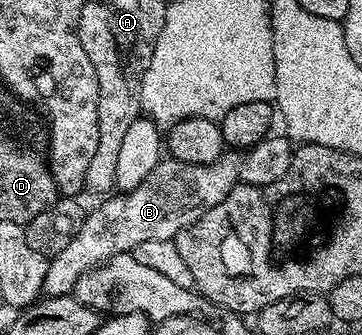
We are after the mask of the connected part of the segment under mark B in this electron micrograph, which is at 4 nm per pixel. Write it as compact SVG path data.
M225 152L210 164L186 164L177 158L165 157L138 188L116 196L120 198L105 197L97 210L89 209L85 213L78 236L74 236L62 252L51 255L43 293L50 298L71 294L82 272L100 266L115 254L131 252L142 240L175 239L179 230L206 216L214 204L222 204L239 182L240 158L235 153Z

